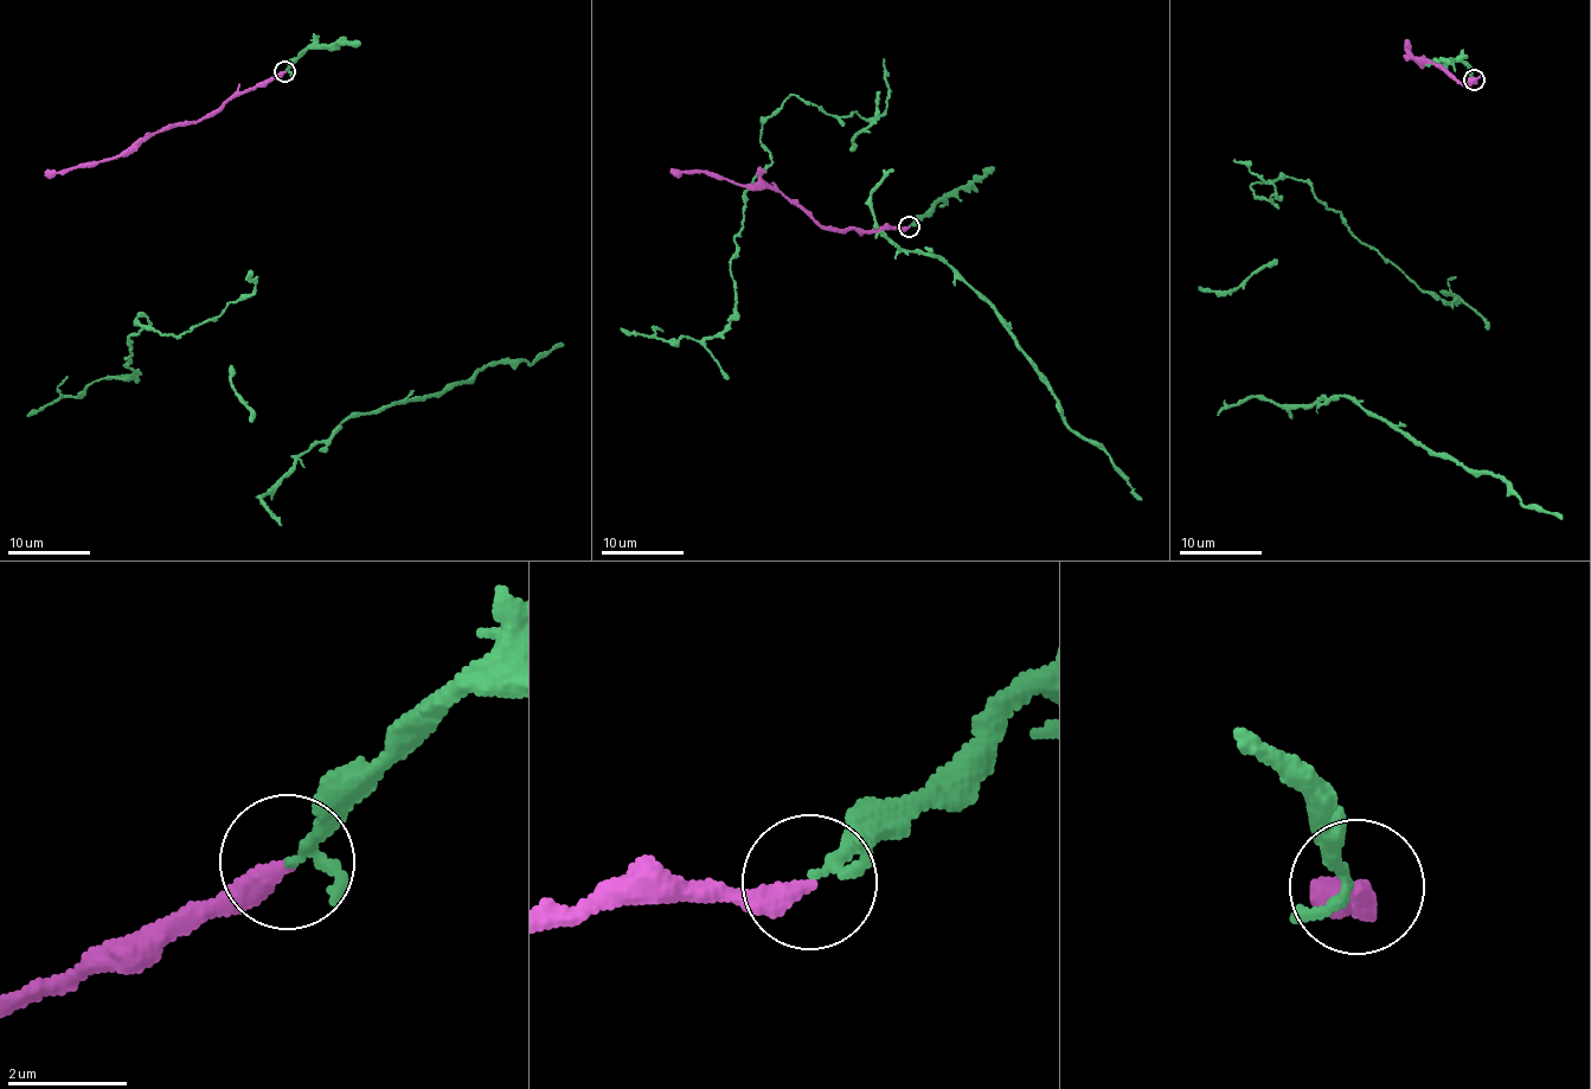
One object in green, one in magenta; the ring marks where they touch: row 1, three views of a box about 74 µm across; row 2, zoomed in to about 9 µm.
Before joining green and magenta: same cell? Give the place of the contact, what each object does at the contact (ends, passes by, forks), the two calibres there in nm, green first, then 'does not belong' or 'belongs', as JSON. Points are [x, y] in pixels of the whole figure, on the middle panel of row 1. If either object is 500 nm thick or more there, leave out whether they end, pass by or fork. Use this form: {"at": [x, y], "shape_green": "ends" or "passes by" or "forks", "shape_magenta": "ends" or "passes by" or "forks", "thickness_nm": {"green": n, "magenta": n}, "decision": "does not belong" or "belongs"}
{"at": [909, 226], "shape_green": "passes by", "shape_magenta": "ends", "thickness_nm": {"green": 140, "magenta": 340}, "decision": "belongs"}

